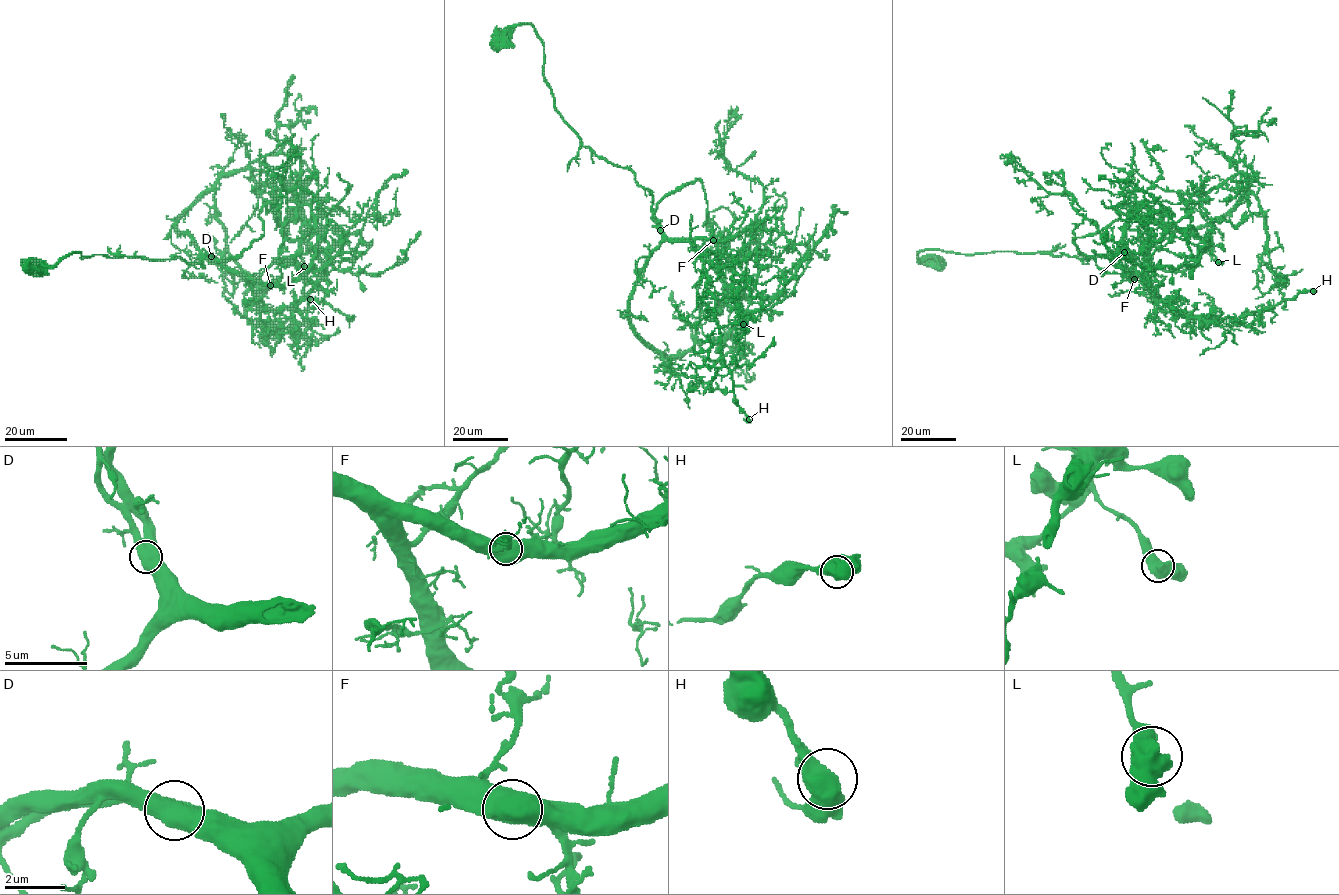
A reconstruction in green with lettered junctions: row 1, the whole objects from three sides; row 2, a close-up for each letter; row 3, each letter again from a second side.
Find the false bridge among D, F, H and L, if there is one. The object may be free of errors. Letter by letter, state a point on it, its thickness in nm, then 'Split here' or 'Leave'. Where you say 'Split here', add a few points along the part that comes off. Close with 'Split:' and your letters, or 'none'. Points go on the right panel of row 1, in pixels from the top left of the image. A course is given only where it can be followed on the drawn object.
D: Place: (1124, 252). Thickness 800 nm. Leave
F: Place: (1134, 279). Thickness 650 nm. Leave
H: Place: (1313, 291). Thickness 800 nm. Leave
L: Place: (1218, 262). Thickness 750 nm. Leave
Split: none

